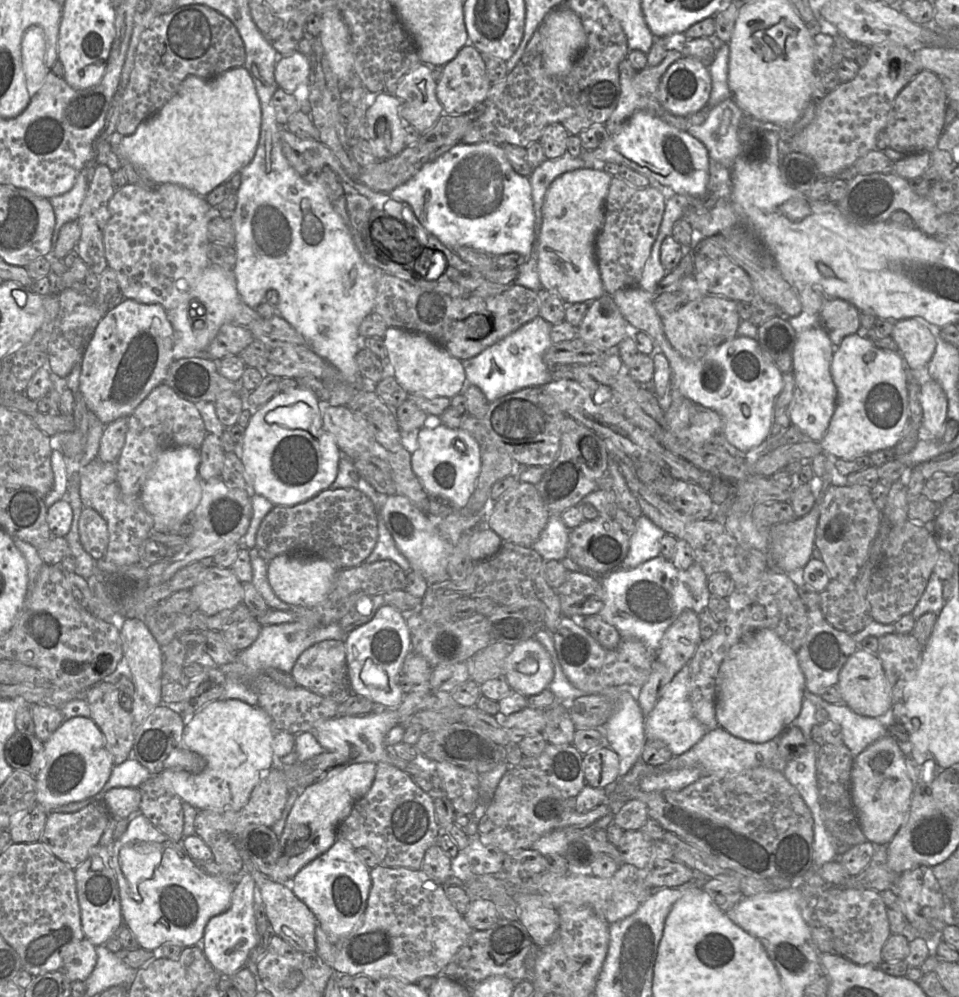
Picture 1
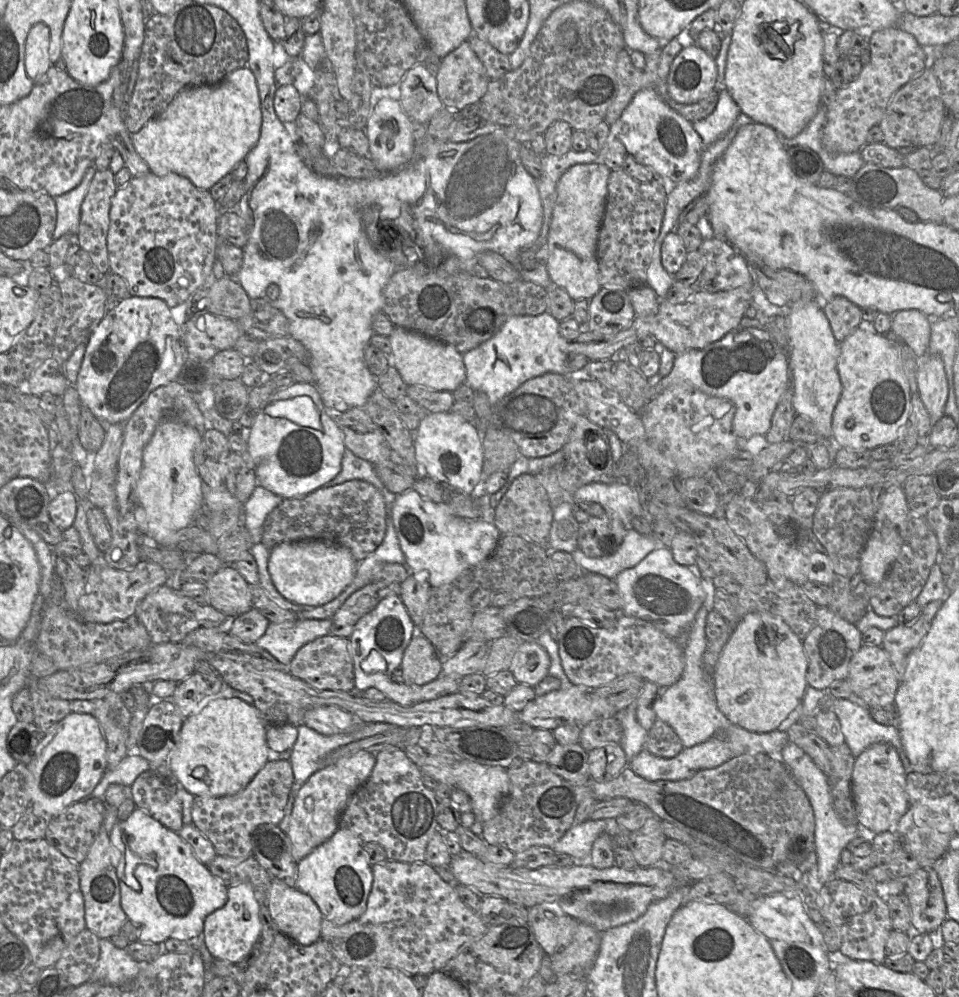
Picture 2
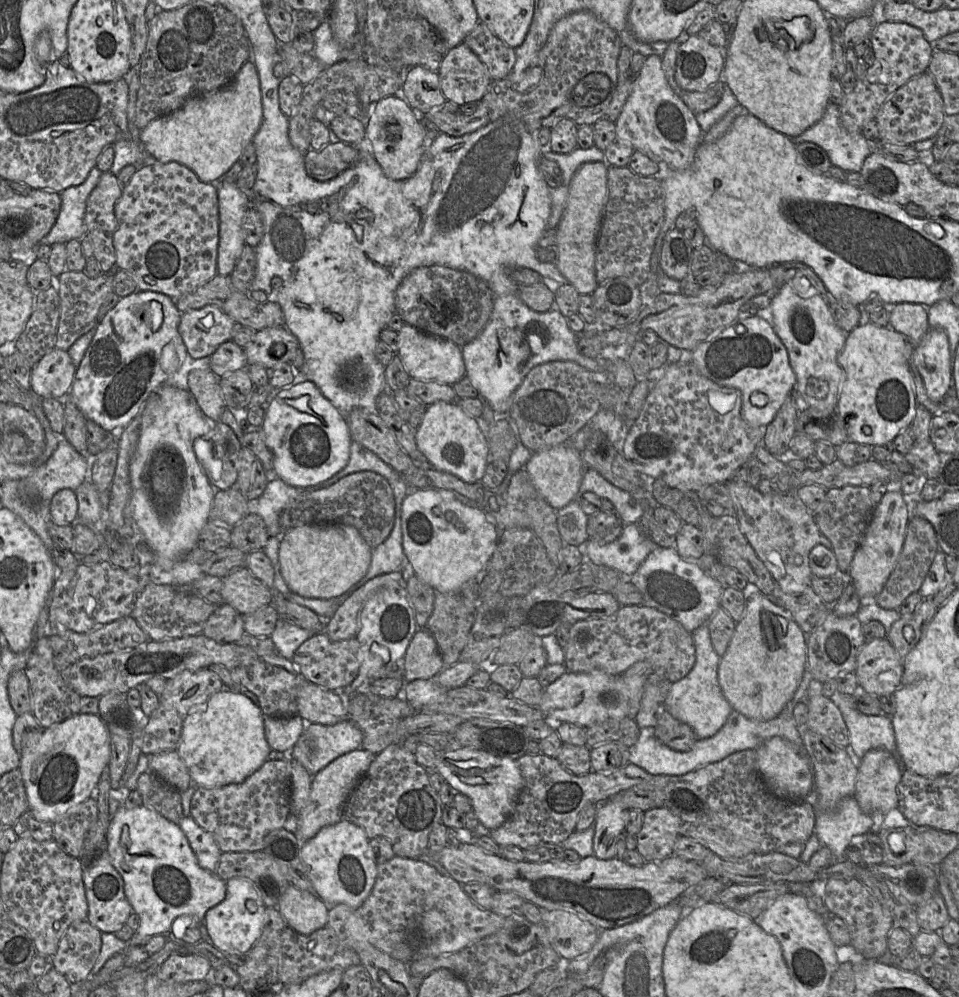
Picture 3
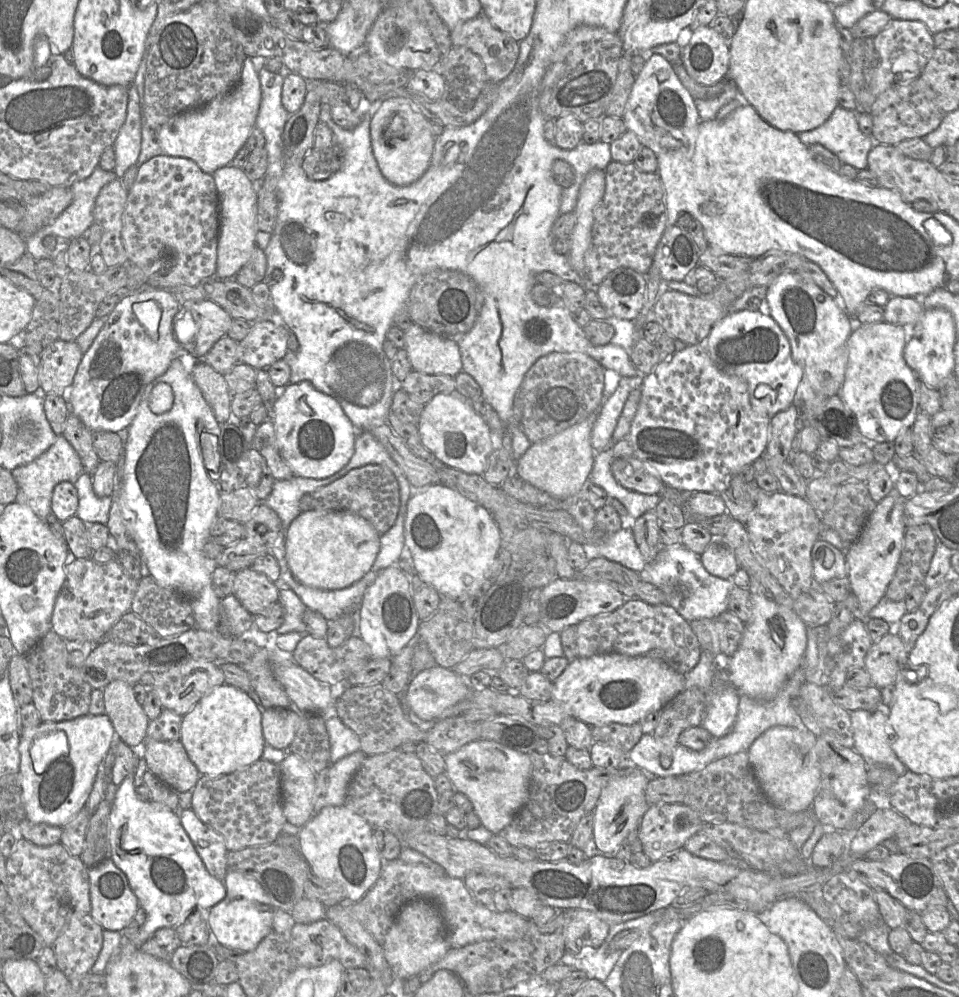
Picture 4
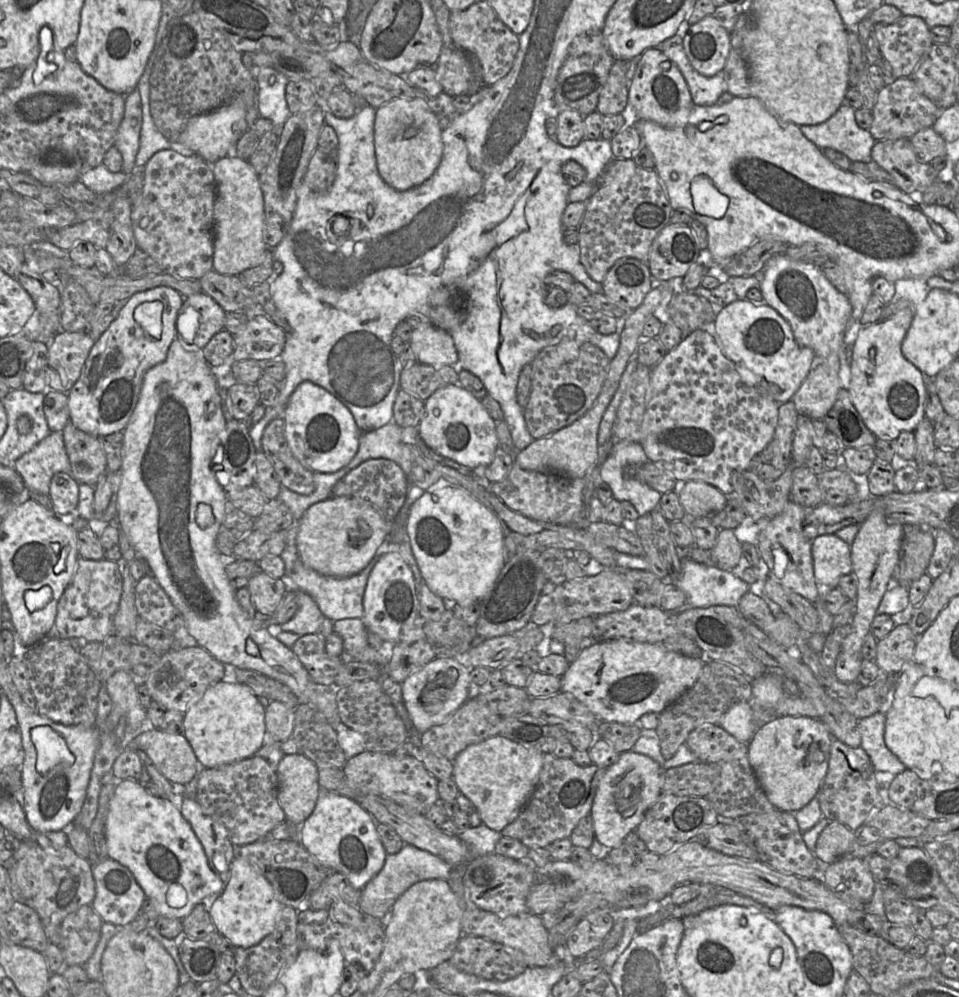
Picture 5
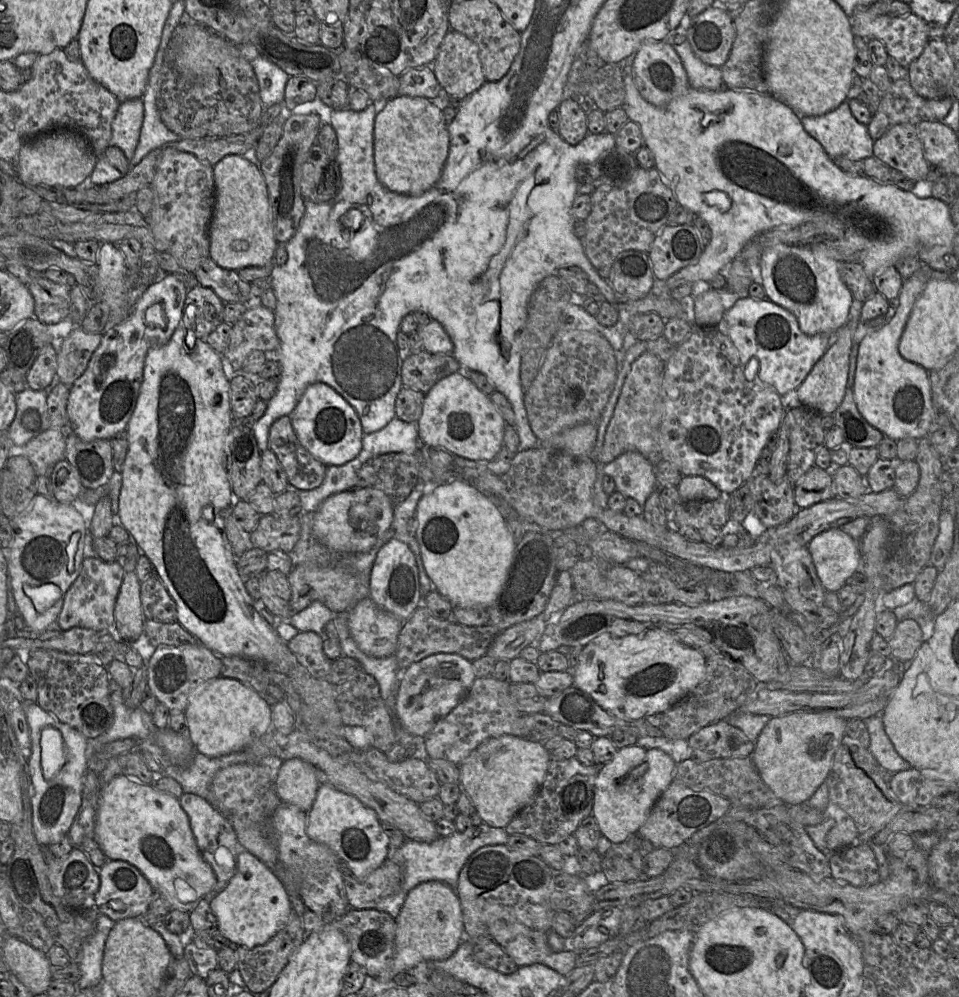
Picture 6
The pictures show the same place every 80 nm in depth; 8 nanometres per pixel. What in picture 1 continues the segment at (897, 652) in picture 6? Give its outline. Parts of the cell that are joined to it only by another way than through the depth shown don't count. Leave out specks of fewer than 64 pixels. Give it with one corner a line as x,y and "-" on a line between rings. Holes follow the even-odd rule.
861,647
849,656
841,668
837,686
845,705
857,714
868,717
883,717
893,705
889,682
880,658
876,653

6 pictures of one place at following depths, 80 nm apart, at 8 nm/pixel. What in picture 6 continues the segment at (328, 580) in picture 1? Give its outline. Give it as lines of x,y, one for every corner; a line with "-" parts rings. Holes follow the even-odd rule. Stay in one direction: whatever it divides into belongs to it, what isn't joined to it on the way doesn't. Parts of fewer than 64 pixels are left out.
354,488
322,502
313,517
313,530
334,553
364,553
390,529
393,516
394,506
384,492
374,488

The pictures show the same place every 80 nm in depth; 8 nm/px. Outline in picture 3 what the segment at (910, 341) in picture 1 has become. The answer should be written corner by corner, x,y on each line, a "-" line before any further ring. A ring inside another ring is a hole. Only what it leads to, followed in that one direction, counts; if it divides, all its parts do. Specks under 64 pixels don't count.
902,302
889,308
890,327
903,334
915,347
930,329
927,308
918,303

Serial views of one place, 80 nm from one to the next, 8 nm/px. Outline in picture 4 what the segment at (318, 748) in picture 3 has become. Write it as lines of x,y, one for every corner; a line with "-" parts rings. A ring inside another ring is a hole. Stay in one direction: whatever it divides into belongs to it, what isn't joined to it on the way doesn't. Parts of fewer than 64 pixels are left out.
337,715
326,716
325,725
330,740
331,763
361,750
359,736
348,728

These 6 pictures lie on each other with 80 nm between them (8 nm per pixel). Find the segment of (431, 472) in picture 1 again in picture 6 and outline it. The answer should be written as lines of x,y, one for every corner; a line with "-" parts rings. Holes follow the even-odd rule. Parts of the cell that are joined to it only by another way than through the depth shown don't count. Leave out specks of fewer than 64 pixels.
464,369
438,381
425,394
422,414
417,421
419,445
428,449
440,449
454,456
460,456
478,462
492,461
504,446
503,437
505,420
489,397
483,394
474,383
464,374

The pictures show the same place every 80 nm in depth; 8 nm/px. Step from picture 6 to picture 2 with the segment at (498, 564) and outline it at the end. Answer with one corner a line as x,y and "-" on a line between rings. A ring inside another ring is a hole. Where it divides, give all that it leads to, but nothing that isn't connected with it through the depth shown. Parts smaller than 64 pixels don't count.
415,490
396,496
391,516
408,570
418,580
426,581
430,587
453,584
463,571
472,570
490,557
500,541
501,533
493,522
484,519
463,519
457,516
448,505
426,500

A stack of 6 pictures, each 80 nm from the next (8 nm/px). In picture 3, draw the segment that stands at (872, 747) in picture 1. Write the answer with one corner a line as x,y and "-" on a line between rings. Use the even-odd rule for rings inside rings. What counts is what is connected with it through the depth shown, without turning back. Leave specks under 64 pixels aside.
885,749
869,750
858,761
854,798
864,813
884,816
898,808
902,771

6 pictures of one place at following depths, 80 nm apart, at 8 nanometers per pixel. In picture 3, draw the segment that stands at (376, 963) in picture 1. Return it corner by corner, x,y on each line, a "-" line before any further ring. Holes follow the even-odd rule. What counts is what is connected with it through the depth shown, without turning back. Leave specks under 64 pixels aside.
395,855
378,864
375,883
363,904
357,908
346,904
333,906
328,911
326,926
334,931
341,943
355,951
358,943
369,943
392,957
392,952
404,940
406,927
415,921
424,935
423,955
440,956
460,951
492,935
503,927
506,918
476,905
463,890
463,885
450,875
441,875
434,867
421,860

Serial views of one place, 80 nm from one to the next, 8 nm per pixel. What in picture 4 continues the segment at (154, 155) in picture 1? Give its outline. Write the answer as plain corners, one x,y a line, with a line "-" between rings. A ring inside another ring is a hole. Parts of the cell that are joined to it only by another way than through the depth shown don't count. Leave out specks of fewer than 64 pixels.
247,56
243,63
240,81
236,87
200,107
175,115
156,131
156,138
162,154
191,159
202,171
213,174
218,168
231,164
236,153
246,144
252,129
256,126
260,102
259,75
252,59

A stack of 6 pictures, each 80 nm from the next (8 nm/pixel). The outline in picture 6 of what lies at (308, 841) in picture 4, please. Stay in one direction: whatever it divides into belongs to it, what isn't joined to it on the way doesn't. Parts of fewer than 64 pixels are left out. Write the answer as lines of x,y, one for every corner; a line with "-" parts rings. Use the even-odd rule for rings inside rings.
320,784
308,812
307,835
324,843
344,862
356,877
365,877
379,867
388,856
389,839
380,826
376,812
357,797

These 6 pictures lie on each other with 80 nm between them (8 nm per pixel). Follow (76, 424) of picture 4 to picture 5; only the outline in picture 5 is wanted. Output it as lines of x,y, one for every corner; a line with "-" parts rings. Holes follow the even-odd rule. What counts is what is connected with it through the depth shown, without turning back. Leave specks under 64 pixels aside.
71,422
62,430
72,476
79,482
95,486
108,472
106,455
98,437
81,431

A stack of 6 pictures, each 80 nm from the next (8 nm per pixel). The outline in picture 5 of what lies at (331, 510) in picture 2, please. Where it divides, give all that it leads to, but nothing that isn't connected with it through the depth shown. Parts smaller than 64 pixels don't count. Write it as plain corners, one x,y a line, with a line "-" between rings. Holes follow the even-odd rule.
384,458
370,459
340,479
332,489
332,497
345,496
366,502
391,524
406,500
408,488
407,475
396,462

